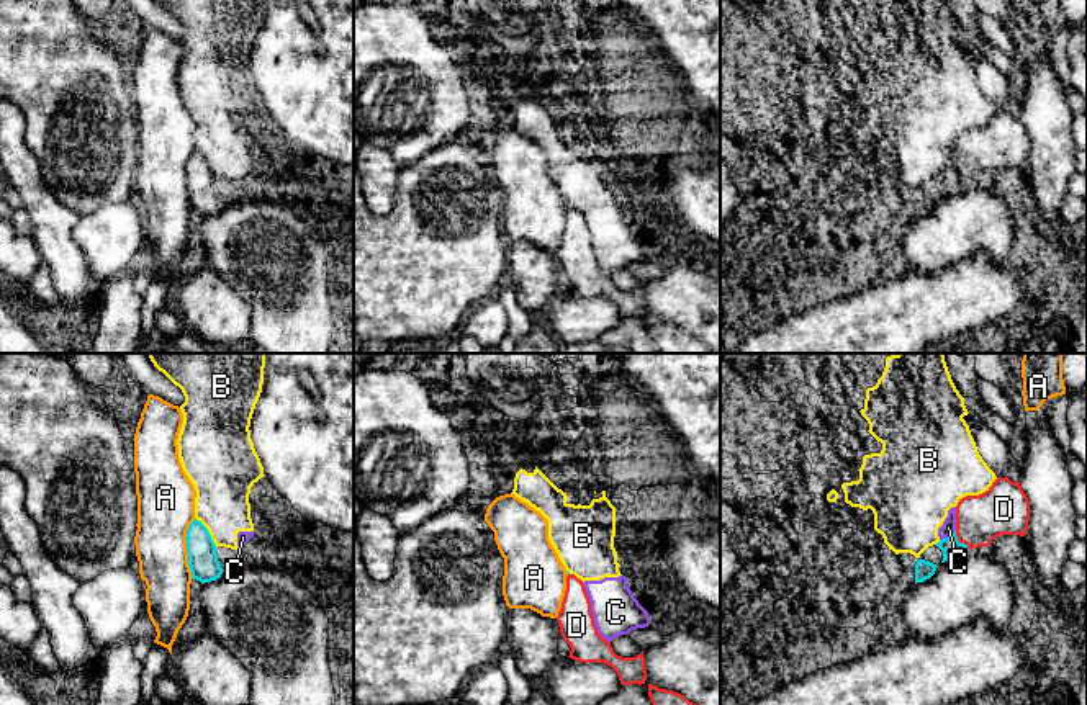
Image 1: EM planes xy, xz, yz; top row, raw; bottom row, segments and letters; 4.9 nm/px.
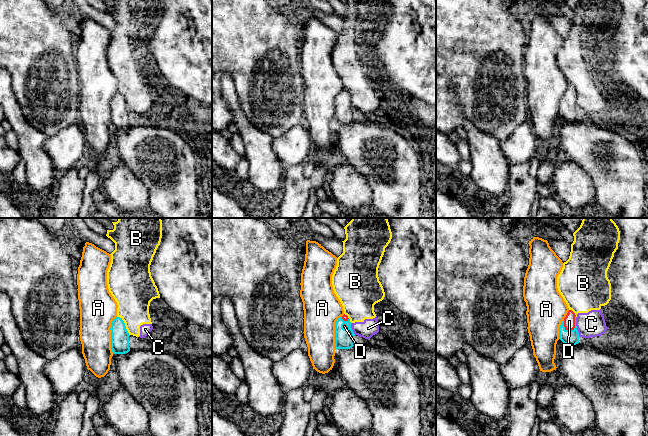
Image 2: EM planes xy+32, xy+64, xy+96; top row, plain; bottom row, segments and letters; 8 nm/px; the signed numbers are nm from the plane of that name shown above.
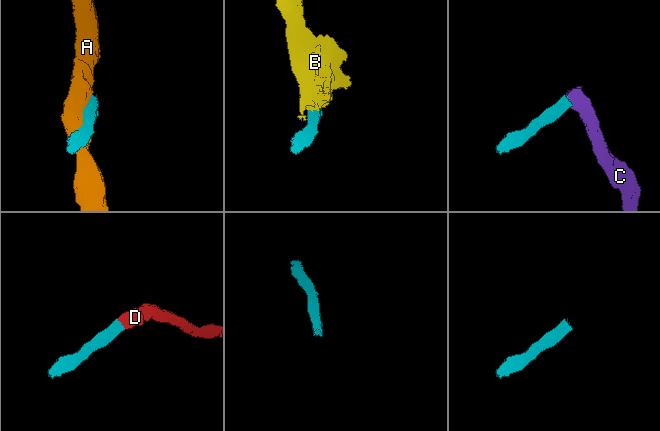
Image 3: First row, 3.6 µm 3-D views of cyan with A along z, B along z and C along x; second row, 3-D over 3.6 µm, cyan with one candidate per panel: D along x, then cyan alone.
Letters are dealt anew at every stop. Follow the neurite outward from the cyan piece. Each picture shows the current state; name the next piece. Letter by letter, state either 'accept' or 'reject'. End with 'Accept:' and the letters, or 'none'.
A: reject
B: reject
C: reject
D: accept
Accept: D

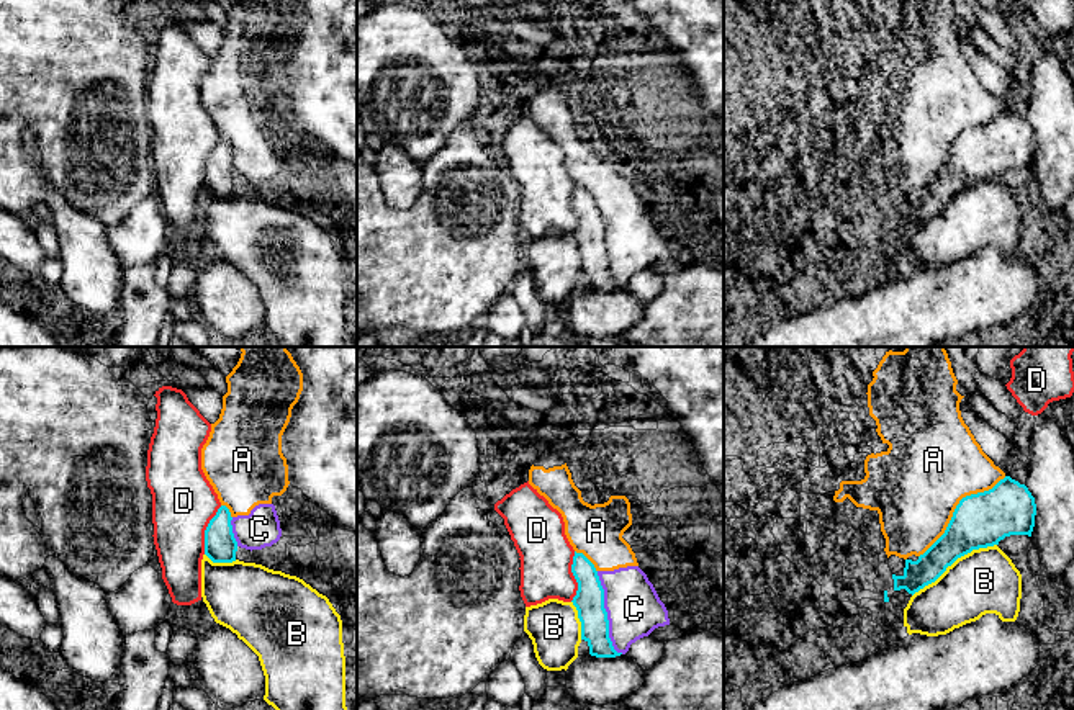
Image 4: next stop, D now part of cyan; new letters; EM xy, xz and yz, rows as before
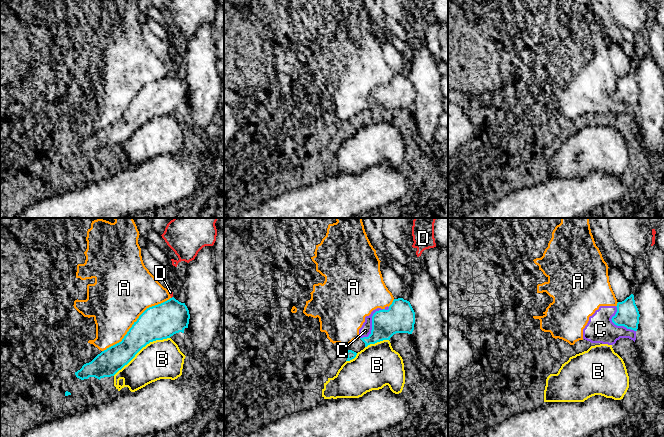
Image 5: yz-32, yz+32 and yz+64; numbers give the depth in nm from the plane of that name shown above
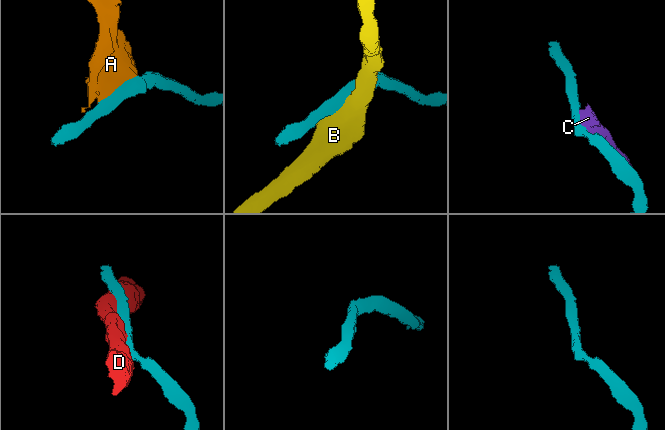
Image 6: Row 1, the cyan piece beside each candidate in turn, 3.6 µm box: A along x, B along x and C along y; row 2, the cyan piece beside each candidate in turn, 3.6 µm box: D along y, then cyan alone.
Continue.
A: reject
B: reject
C: reject
D: reject
Accept: none

